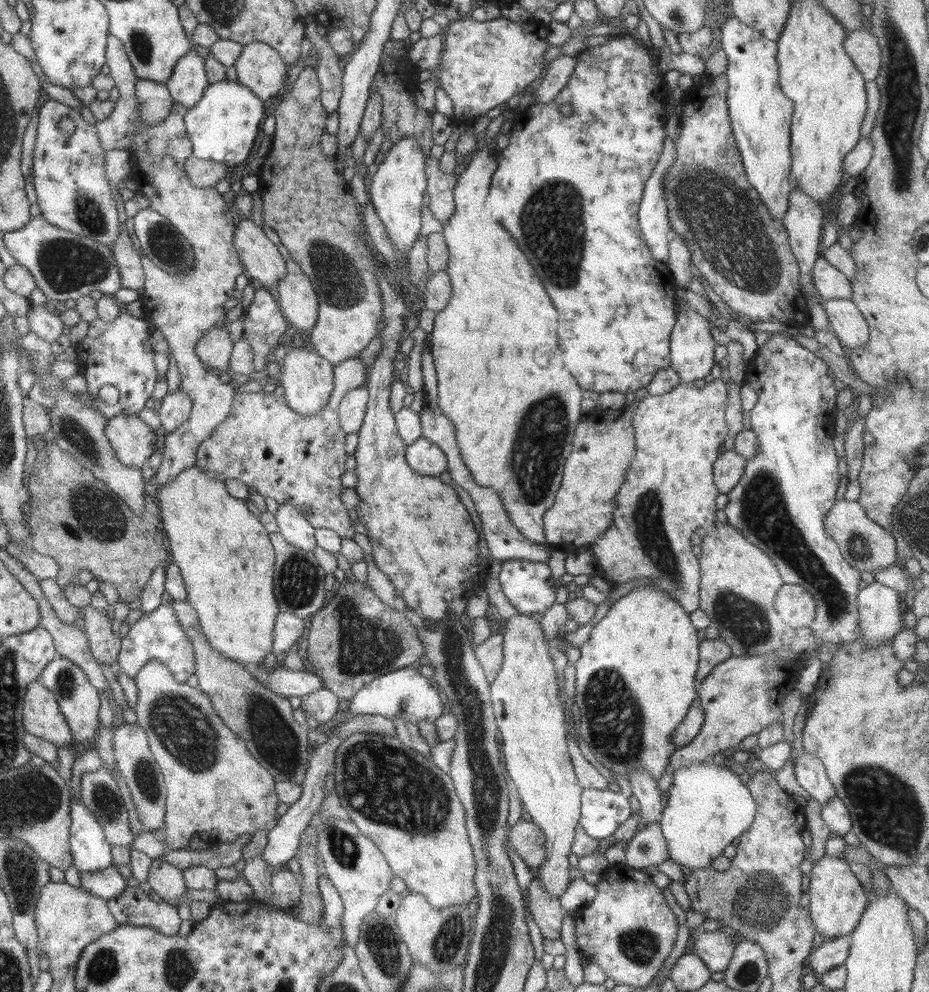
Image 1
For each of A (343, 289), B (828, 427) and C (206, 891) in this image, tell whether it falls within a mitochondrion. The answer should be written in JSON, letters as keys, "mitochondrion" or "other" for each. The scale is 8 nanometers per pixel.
{"A":"mitochondrion","B":"other","C":"other"}

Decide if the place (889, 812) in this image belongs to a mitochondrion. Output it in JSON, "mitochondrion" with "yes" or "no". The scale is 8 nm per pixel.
{"mitochondrion":"yes"}

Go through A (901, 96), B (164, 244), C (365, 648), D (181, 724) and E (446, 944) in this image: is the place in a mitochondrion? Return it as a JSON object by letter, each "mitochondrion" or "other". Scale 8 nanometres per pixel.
{"A":"mitochondrion","B":"mitochondrion","C":"mitochondrion","D":"mitochondrion","E":"mitochondrion"}

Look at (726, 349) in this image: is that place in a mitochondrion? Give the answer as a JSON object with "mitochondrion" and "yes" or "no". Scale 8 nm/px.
{"mitochondrion":"no"}

